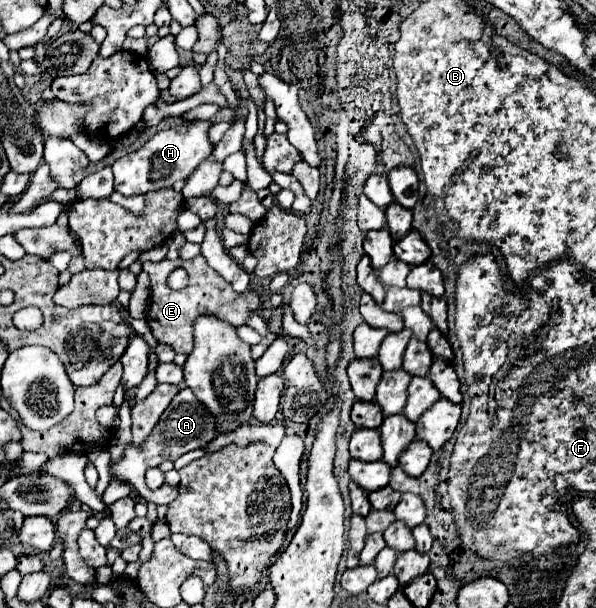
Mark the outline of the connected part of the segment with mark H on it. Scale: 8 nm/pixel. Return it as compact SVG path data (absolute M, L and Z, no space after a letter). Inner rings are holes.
M193 120L177 128L157 132L139 150L125 154L113 162L115 190L121 192L123 196L137 196L137 194L169 188L177 180L187 180L195 172L195 168L203 160L207 160L213 152L213 144L207 136L209 128L211 128L209 120Z

